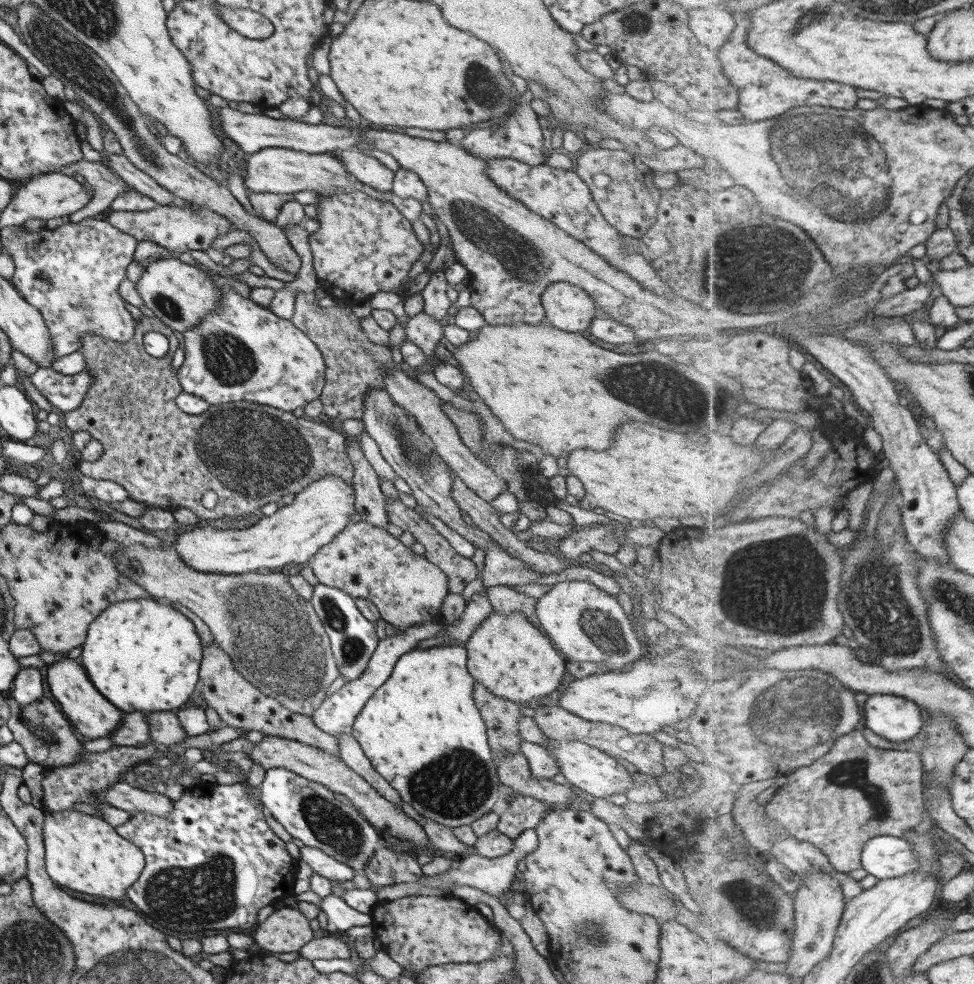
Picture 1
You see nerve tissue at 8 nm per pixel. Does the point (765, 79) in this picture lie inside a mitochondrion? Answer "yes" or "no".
yes

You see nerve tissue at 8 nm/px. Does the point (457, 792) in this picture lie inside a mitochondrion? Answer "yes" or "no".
yes

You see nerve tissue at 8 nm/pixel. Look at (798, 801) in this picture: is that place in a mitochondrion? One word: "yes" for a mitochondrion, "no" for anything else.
no

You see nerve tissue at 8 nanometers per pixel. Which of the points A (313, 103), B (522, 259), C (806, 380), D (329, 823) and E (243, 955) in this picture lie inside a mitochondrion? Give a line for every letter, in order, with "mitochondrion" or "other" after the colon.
A: other
B: mitochondrion
C: other
D: mitochondrion
E: other

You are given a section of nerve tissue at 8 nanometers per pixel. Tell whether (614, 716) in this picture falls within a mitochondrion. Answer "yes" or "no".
no

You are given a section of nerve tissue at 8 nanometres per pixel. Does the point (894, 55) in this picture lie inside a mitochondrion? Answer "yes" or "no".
no

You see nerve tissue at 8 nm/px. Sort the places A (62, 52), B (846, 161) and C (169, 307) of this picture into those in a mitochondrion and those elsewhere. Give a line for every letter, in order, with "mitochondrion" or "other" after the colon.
A: mitochondrion
B: mitochondrion
C: mitochondrion

